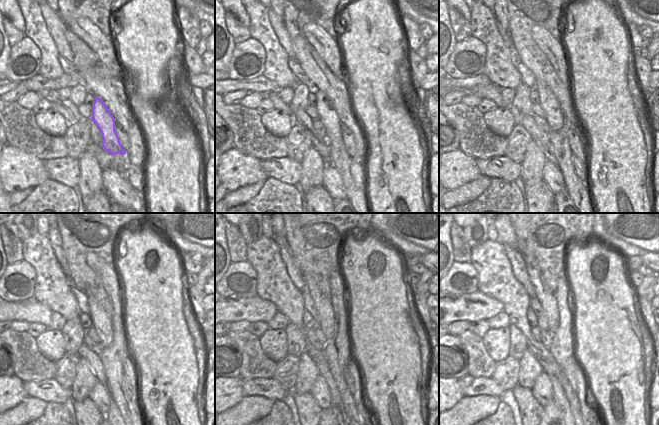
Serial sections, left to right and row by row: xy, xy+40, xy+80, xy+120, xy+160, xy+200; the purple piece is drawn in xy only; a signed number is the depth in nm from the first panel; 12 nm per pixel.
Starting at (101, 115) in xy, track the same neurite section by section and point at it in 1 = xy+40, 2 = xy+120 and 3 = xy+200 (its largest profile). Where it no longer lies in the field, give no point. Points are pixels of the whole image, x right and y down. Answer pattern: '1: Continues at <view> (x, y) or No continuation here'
1: Continues at xy+40 (327, 115)
2: Continues at xy+120 (101, 321)
3: Continues at xy+200 (546, 297).

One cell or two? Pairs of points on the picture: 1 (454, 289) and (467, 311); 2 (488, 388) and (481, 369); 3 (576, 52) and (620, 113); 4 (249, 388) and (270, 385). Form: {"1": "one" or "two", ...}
{"1": "two", "2": "two", "3": "one", "4": "one"}

